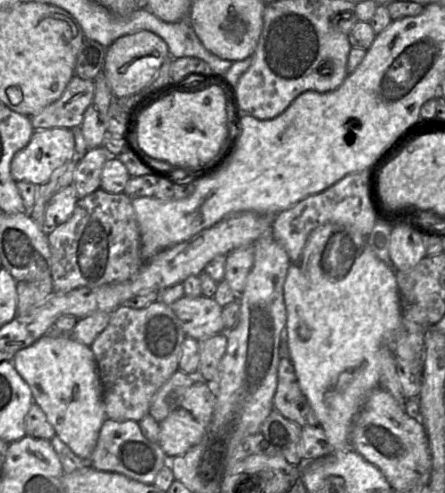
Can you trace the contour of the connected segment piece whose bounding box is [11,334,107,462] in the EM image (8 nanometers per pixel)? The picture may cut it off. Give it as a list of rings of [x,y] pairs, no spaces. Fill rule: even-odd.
[[[46,334],[42,336],[40,339],[38,339],[32,345],[19,350],[14,355],[11,361],[18,374],[30,387],[33,396],[33,402],[42,409],[42,411],[46,415],[47,421],[50,423],[50,425],[53,426],[55,430],[55,435],[57,435],[60,438],[60,440],[63,443],[65,443],[75,455],[77,455],[85,462],[88,462],[93,450],[95,449],[101,426],[103,422],[107,419],[102,399],[102,385],[99,377],[98,367],[96,364],[94,353],[92,352],[90,347],[64,336]]]

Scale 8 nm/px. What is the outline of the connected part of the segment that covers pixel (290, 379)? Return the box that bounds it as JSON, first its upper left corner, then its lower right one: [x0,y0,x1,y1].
[273,359,318,427]

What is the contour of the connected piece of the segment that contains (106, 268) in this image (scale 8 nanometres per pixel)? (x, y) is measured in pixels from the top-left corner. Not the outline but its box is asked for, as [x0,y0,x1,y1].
[48,188,142,292]

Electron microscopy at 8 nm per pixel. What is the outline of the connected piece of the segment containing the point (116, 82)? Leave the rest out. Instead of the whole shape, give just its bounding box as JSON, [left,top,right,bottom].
[103,31,170,98]

